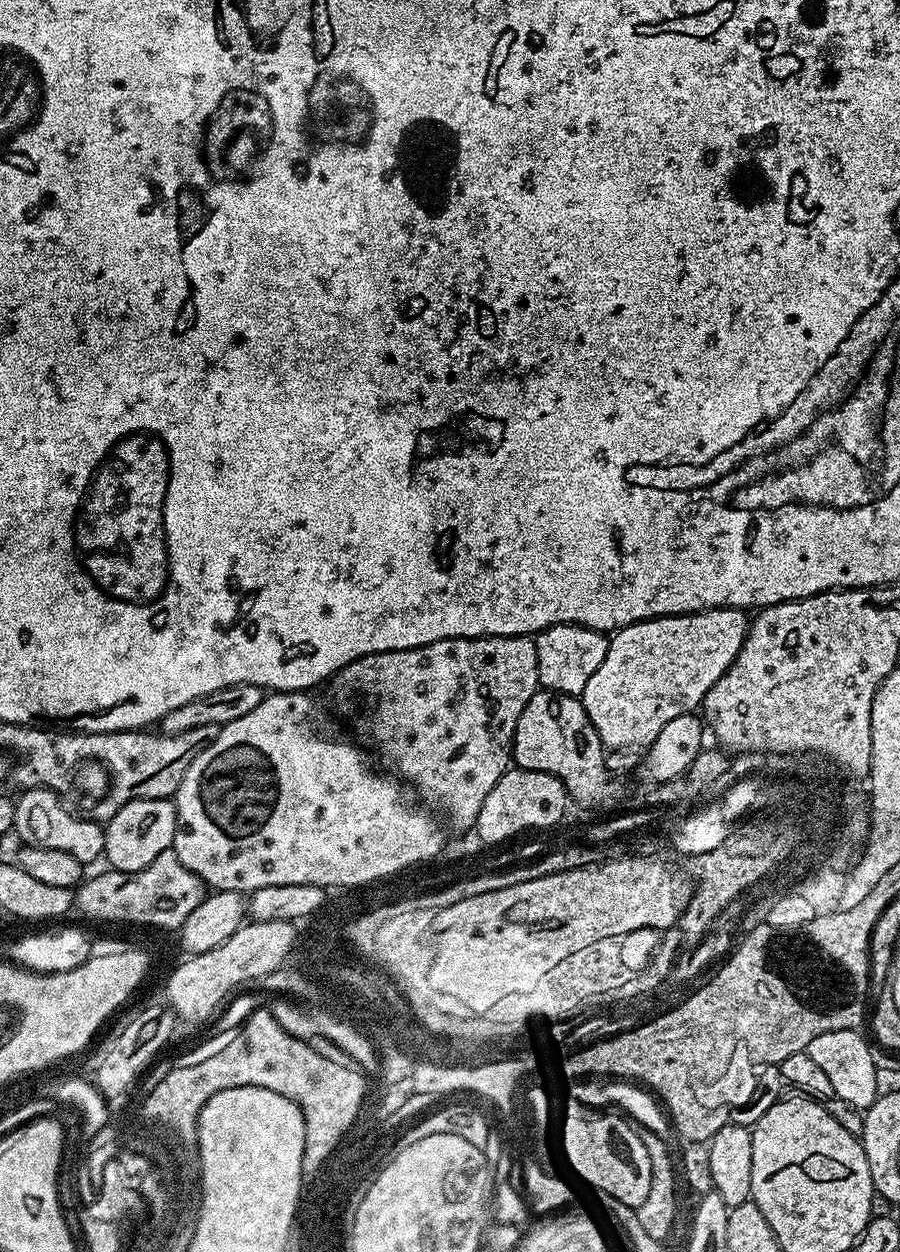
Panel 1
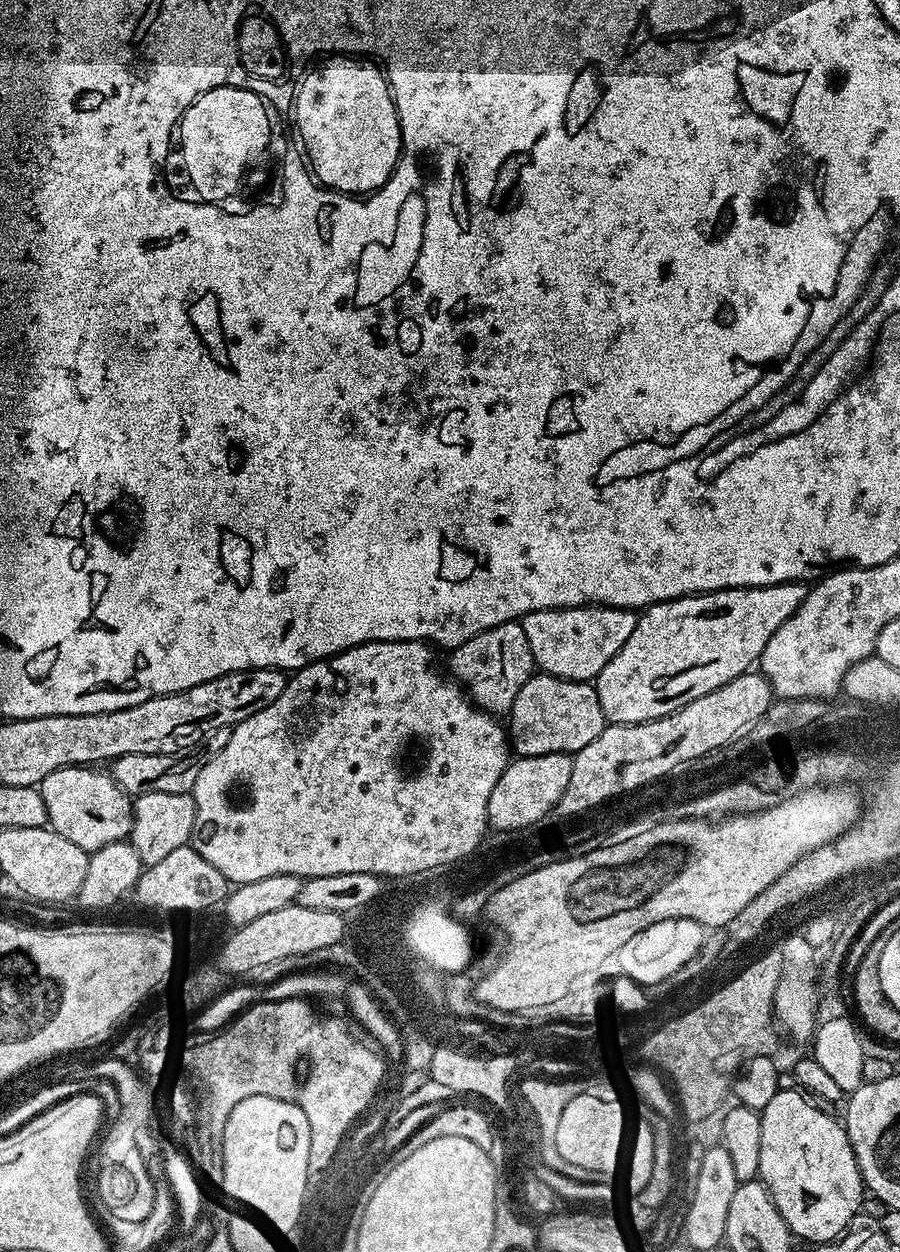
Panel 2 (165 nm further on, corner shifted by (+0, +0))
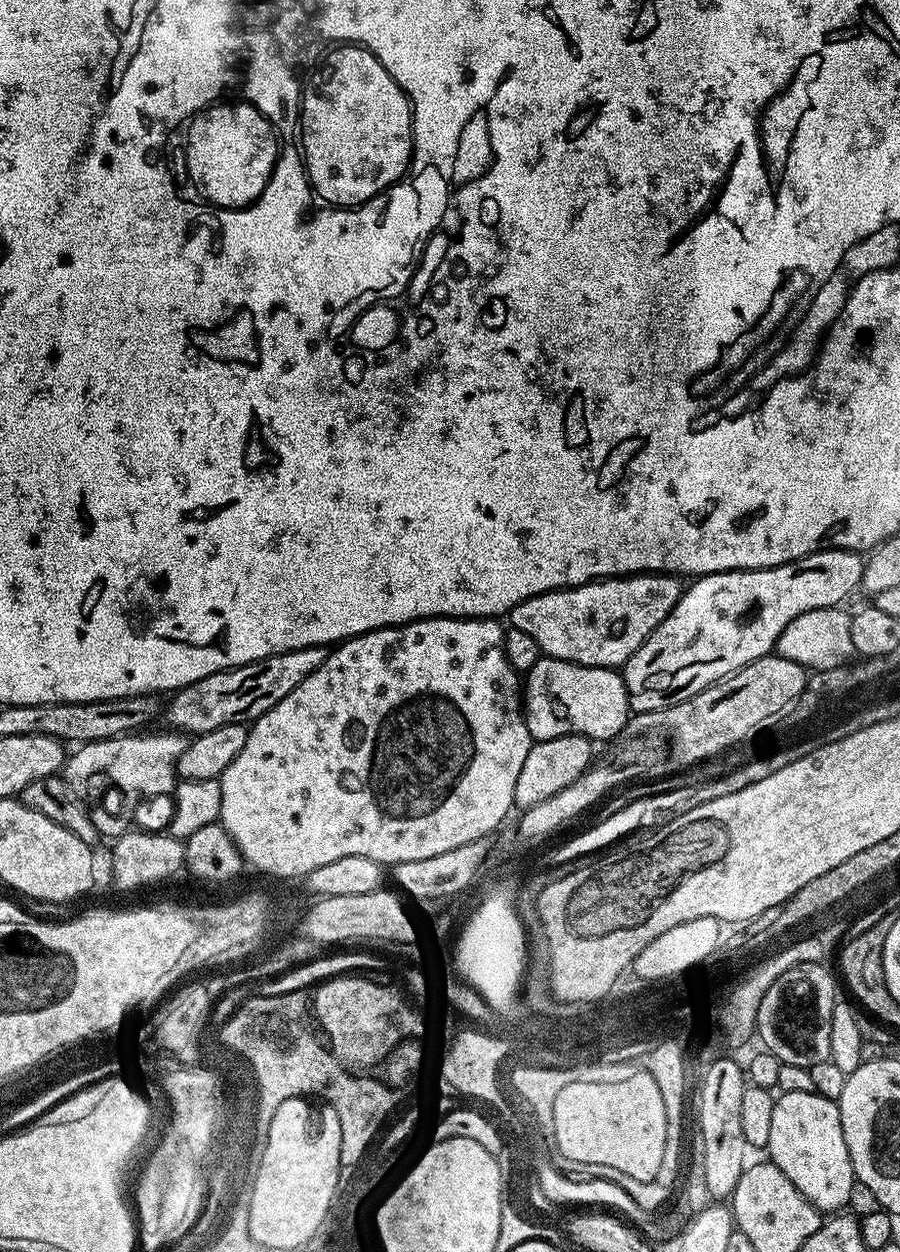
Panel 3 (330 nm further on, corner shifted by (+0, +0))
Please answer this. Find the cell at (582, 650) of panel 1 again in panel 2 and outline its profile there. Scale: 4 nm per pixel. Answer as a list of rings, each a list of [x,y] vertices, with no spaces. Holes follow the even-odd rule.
[[[589,606],[538,610],[523,616],[519,623],[526,630],[536,668],[543,675],[592,682],[606,662],[622,650],[626,638],[634,634],[637,619],[637,613],[627,608]]]

